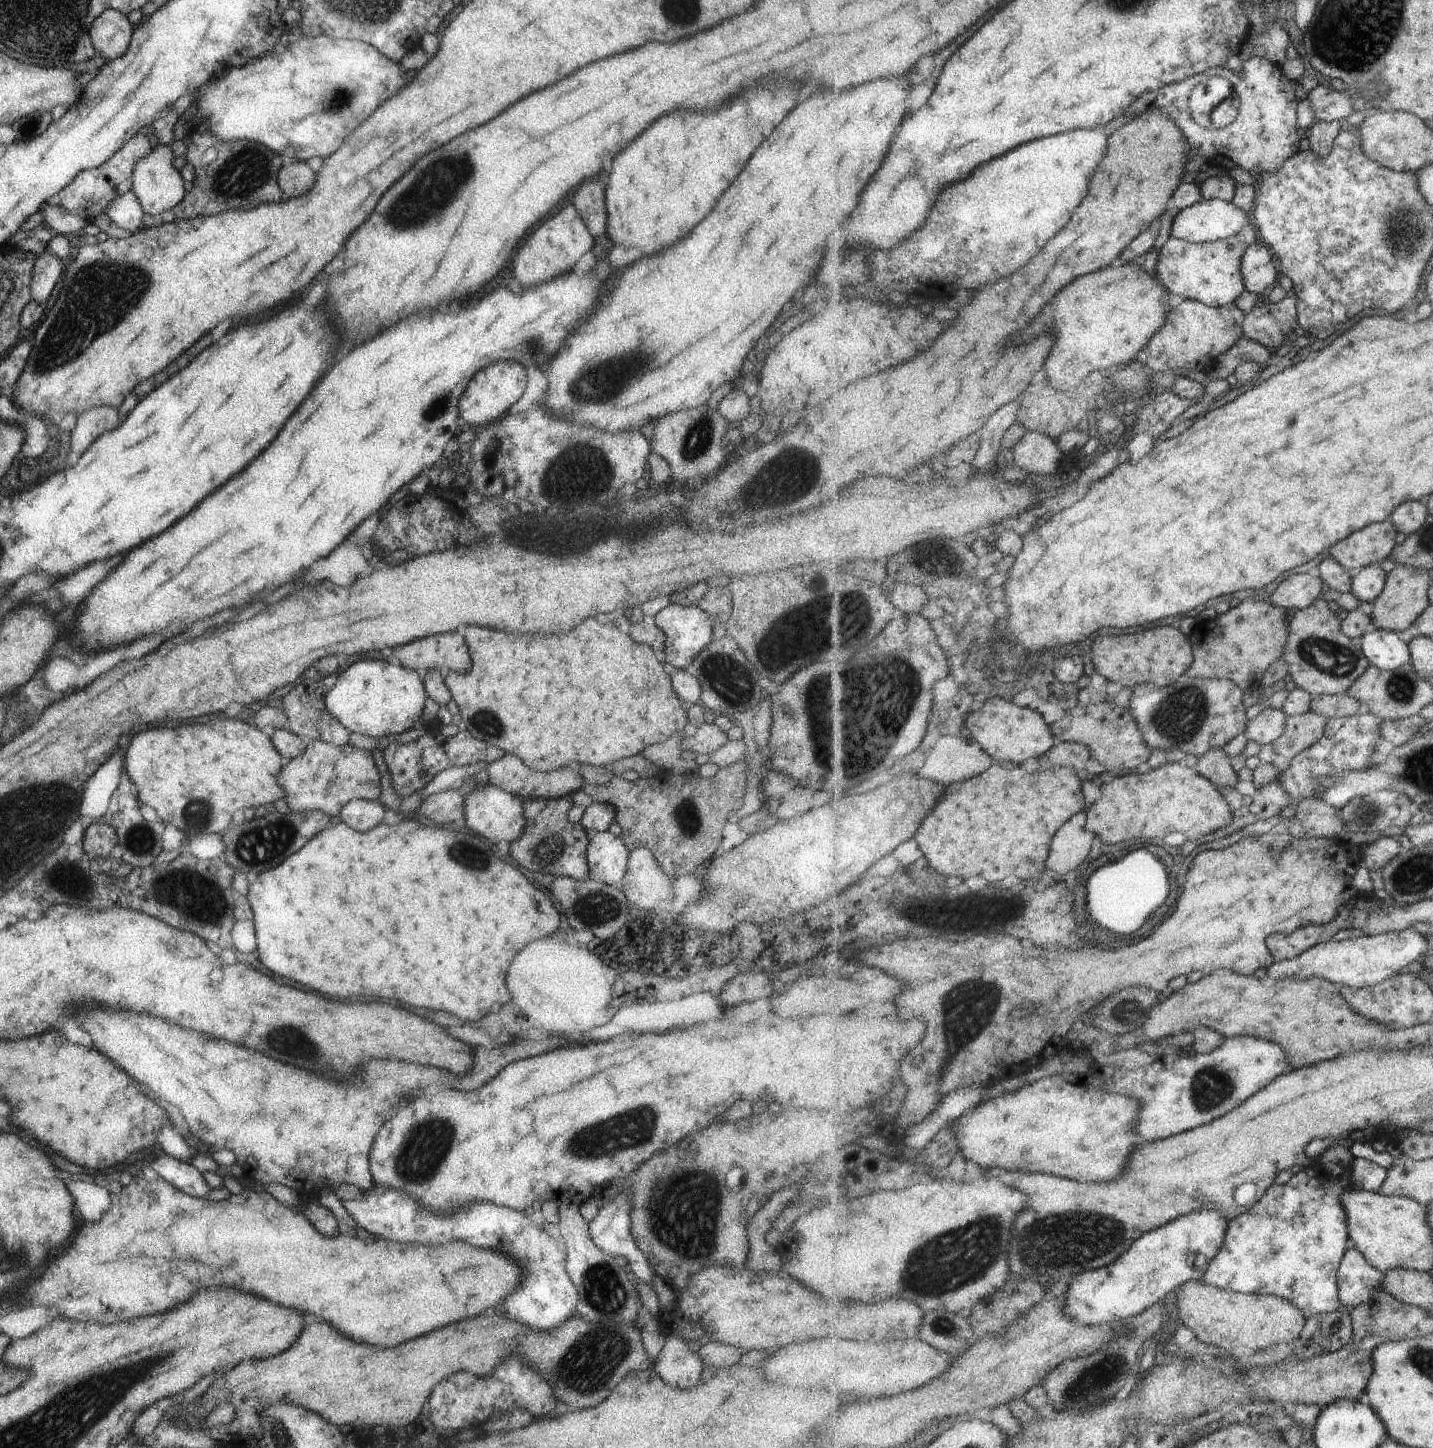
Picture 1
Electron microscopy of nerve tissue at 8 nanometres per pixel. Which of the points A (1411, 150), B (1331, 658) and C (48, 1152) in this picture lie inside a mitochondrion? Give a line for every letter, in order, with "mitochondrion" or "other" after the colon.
A: other
B: mitochondrion
C: other

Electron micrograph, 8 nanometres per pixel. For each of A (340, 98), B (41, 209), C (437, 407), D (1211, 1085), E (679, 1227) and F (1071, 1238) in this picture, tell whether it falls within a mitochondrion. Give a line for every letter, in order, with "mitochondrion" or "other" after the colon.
A: mitochondrion
B: other
C: mitochondrion
D: mitochondrion
E: mitochondrion
F: mitochondrion

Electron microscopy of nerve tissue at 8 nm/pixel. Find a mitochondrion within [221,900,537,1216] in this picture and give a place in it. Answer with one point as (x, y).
(427, 1142)

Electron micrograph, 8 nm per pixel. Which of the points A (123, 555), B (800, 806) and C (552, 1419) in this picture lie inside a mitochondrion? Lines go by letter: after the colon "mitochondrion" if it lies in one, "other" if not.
A: other
B: other
C: other

